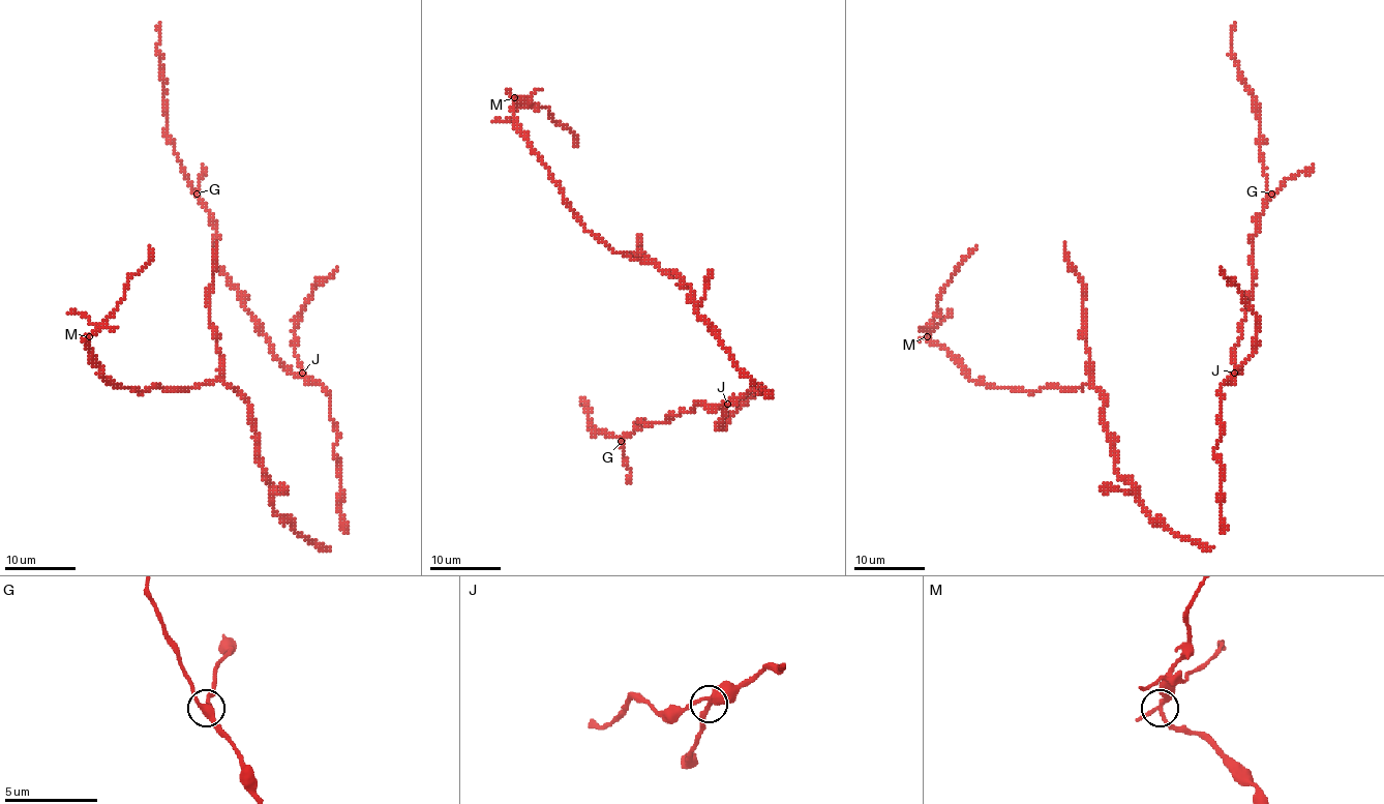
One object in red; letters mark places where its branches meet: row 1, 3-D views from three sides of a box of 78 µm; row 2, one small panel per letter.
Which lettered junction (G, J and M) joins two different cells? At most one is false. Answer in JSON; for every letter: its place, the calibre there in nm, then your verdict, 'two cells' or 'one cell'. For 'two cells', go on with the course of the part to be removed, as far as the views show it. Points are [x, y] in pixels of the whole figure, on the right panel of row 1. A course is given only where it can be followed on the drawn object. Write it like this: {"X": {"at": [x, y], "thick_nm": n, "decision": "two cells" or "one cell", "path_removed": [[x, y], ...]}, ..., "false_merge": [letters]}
{"G": {"at": [1271, 194], "thick_nm": 320, "decision": "one cell"}, "J": {"at": [1234, 373], "thick_nm": 240, "decision": "one cell"}, "M": {"at": [927, 336], "thick_nm": 200, "decision": "two cells", "path_removed": [[928, 337], [929, 323], [936, 316], [940, 293], [978, 246]]}, "false_merge": ["M"]}

